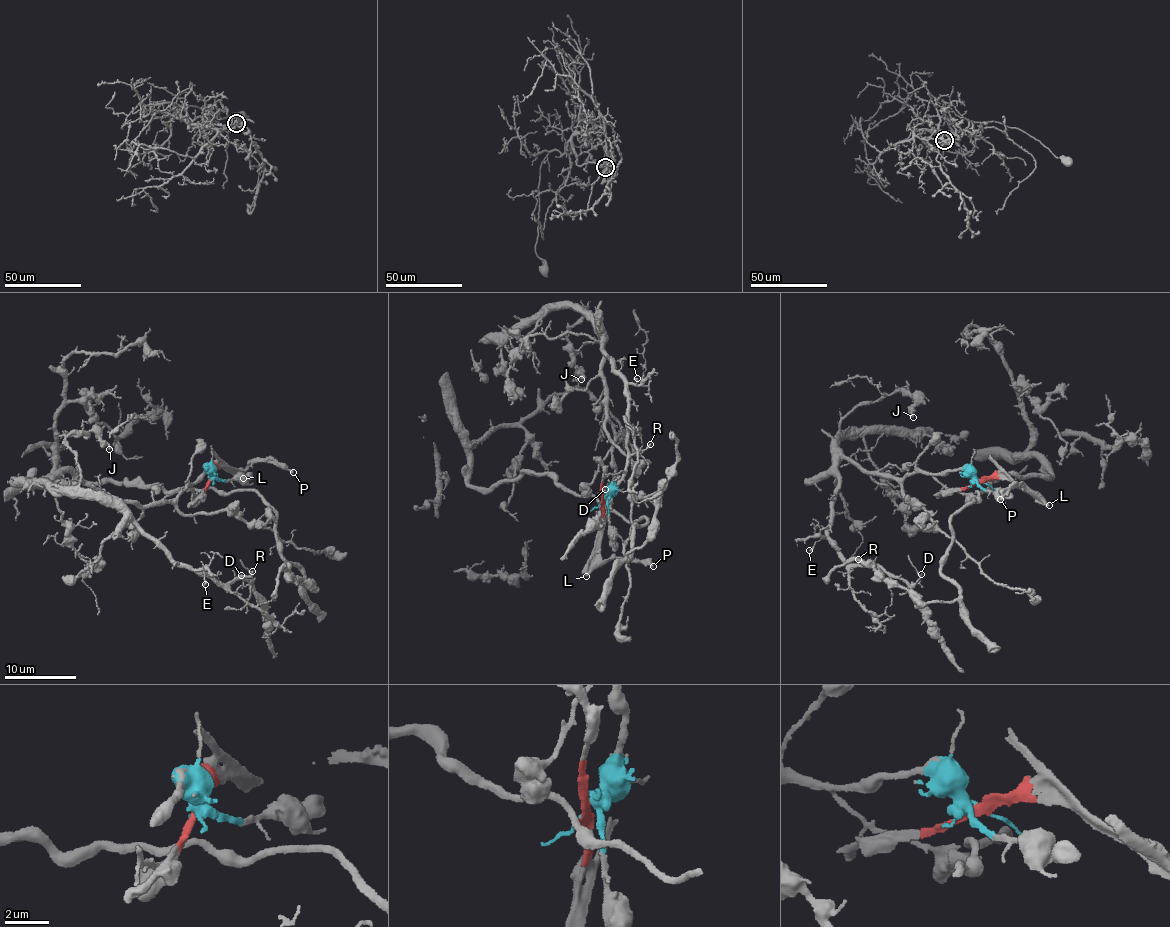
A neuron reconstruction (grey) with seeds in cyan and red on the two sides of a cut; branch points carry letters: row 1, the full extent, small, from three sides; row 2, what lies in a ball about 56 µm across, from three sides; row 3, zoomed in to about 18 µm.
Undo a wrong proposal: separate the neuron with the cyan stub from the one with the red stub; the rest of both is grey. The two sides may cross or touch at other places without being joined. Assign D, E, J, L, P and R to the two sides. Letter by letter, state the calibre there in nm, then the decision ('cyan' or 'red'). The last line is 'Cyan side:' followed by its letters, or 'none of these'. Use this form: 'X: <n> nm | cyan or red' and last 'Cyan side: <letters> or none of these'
D: 130 nm | cyan
E: 140 nm | cyan
J: 190 nm | cyan
L: 440 nm | red
P: 220 nm | red
R: 190 nm | cyan
Cyan side: D, E, J, R

